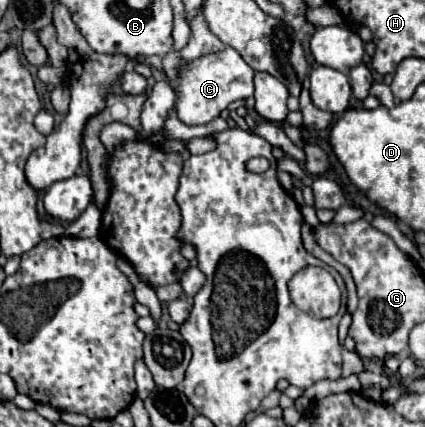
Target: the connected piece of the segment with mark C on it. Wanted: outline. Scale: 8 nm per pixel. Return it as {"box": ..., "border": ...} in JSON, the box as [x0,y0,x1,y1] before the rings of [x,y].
{"box":[177,48,253,124],"border":[[[225,48],[215,54],[207,54],[199,60],[193,60],[183,66],[181,76],[177,78],[177,114],[185,124],[207,124],[221,114],[231,102],[245,100],[253,96],[253,70],[239,56],[237,50]]]}

